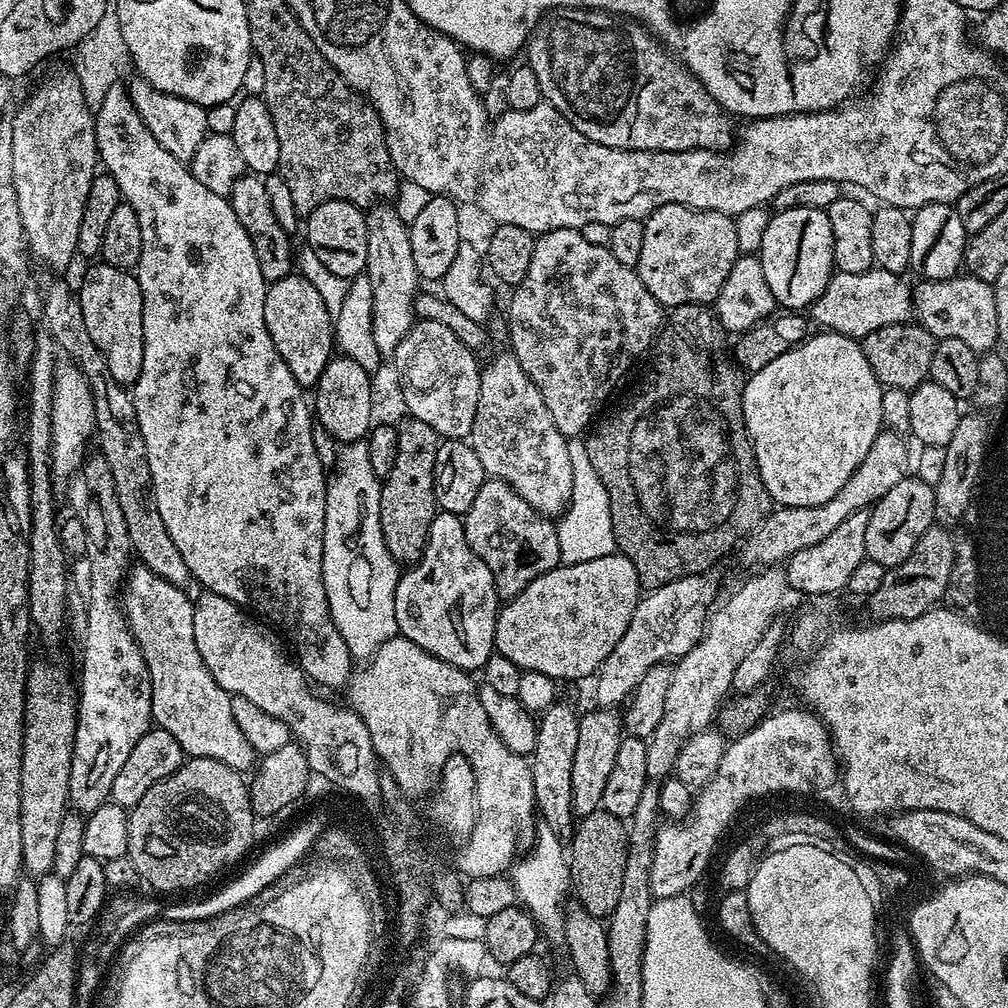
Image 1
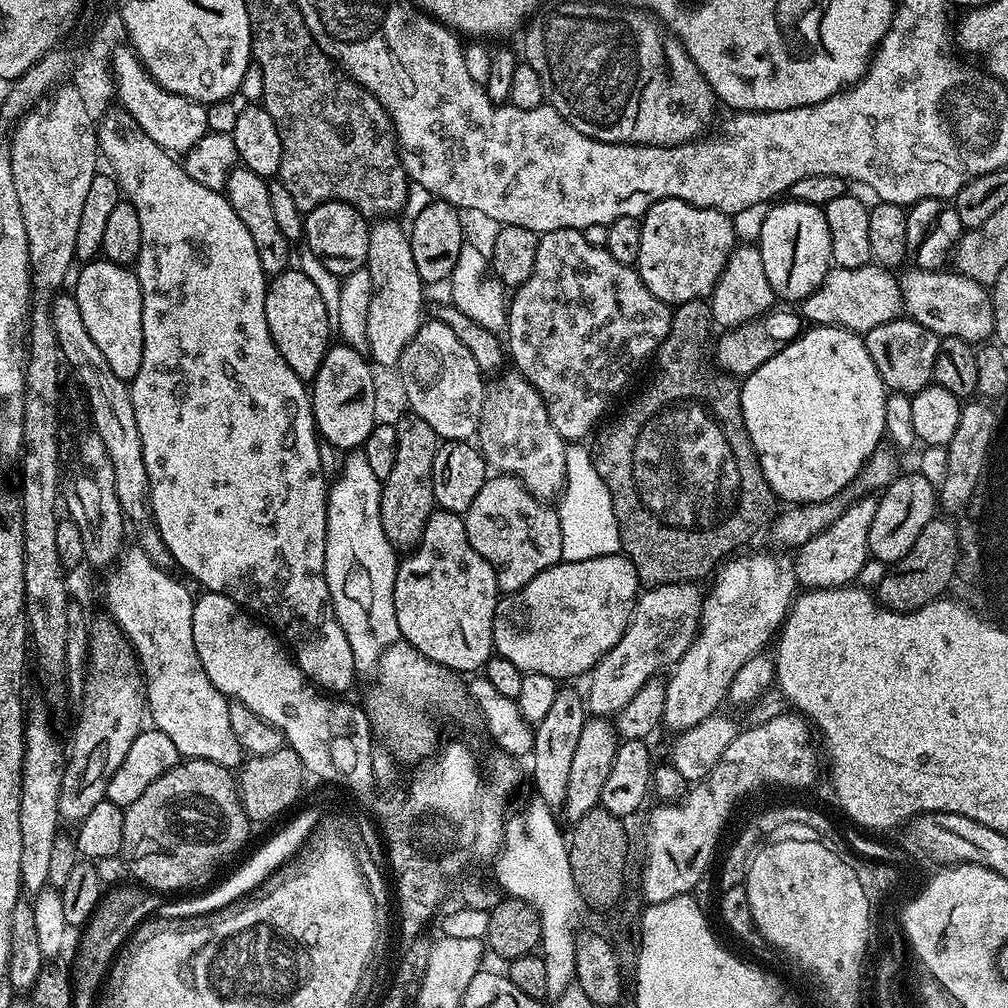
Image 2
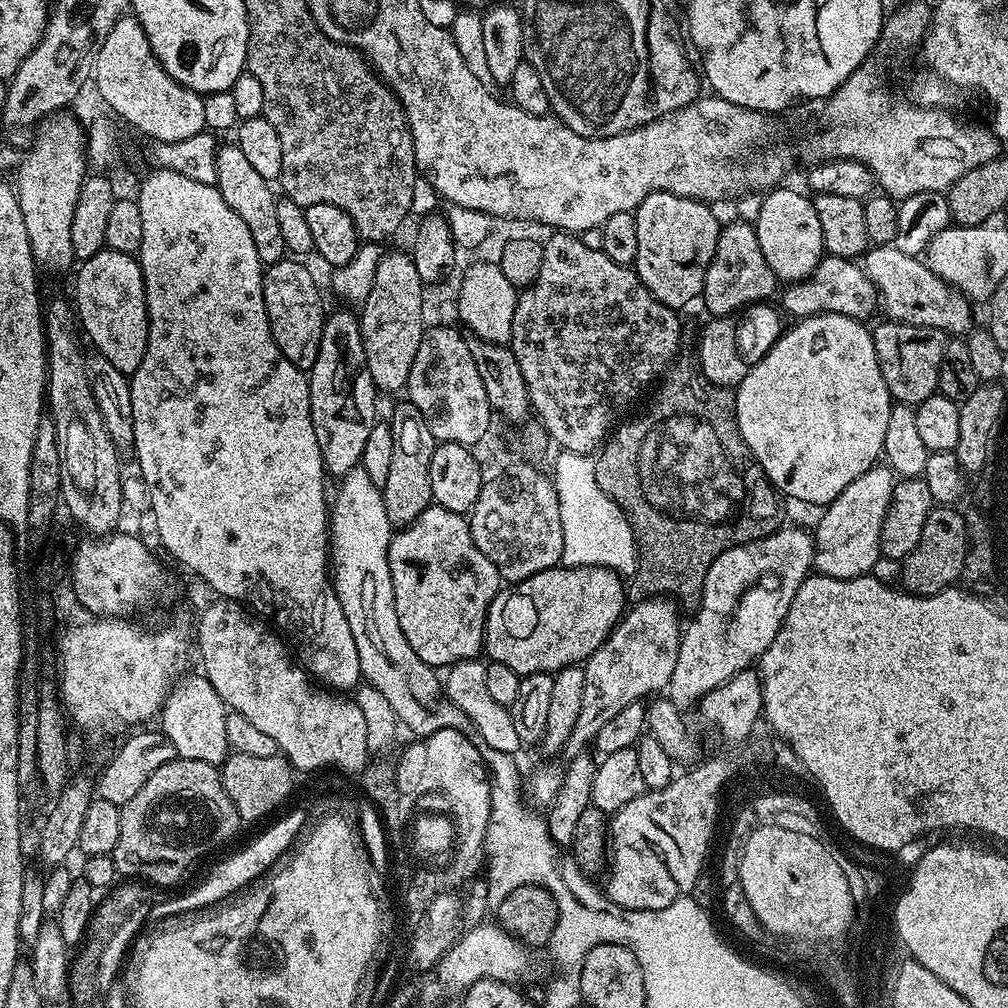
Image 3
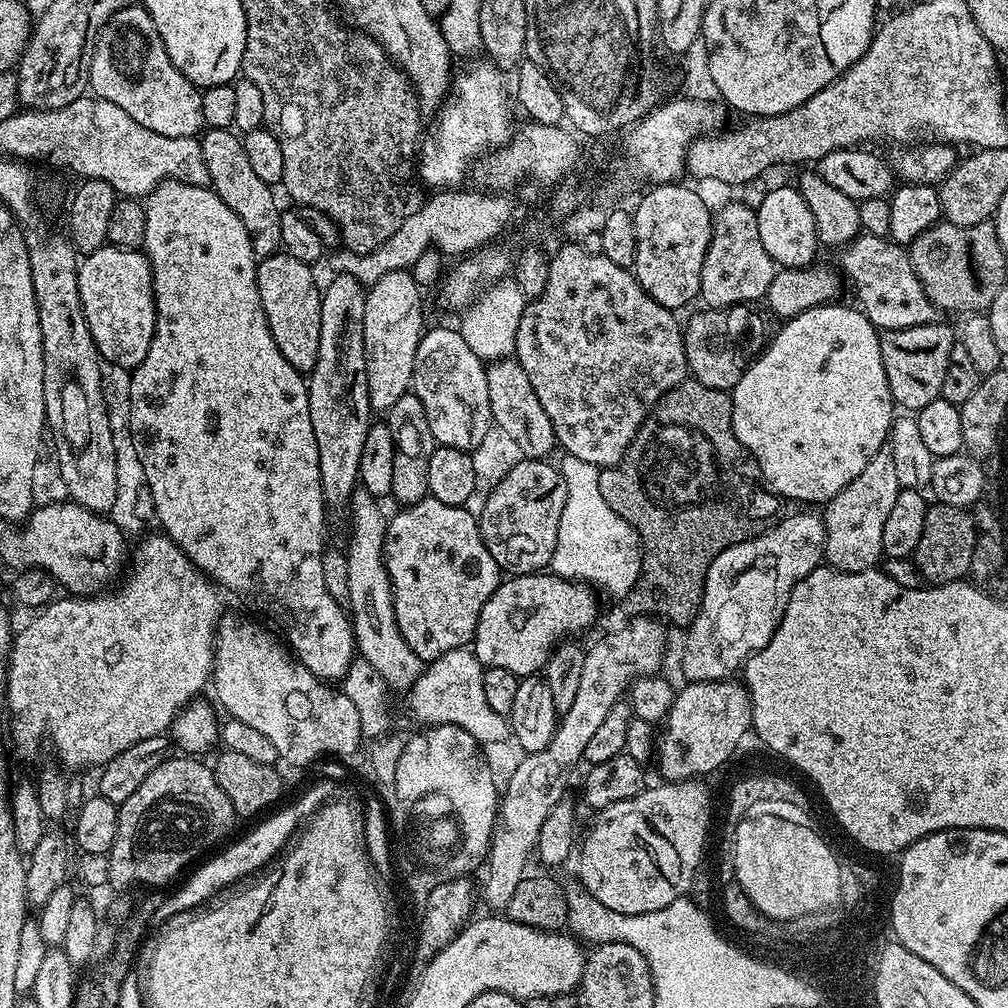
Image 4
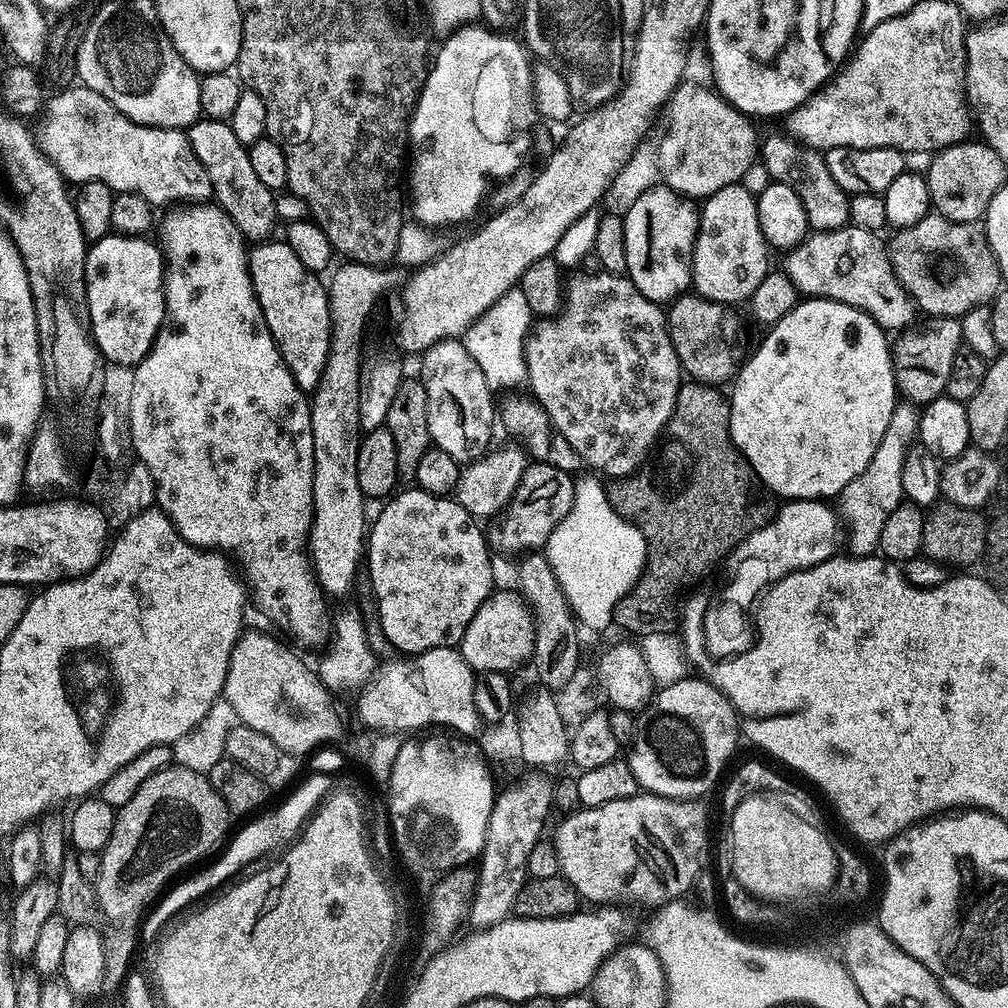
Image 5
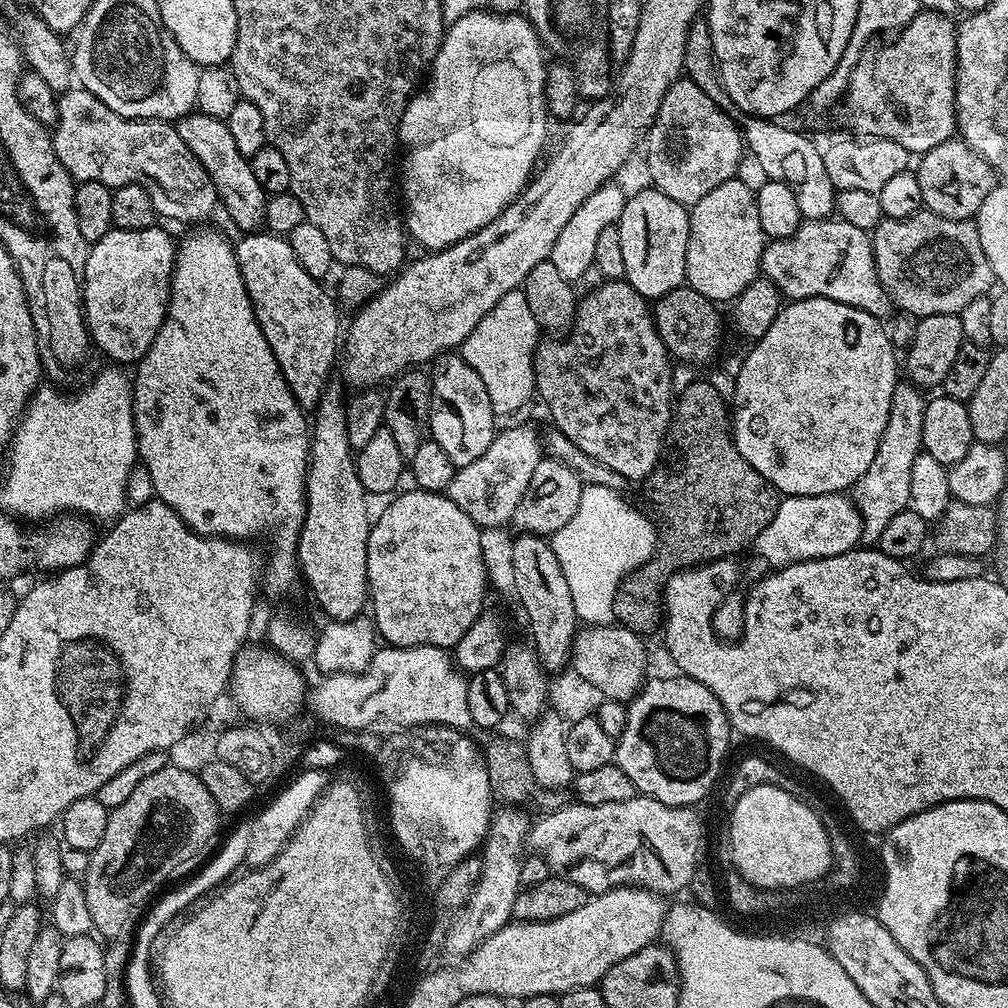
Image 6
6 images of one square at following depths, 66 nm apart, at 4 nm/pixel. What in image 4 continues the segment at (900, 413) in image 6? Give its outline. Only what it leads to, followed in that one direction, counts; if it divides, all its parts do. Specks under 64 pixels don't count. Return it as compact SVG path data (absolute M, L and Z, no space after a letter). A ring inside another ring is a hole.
M882 450L874 454L870 462L866 462L866 470L862 470L854 482L847 484L836 497L828 501L822 519L826 534L824 554L831 567L840 568L843 572L861 572L881 563L884 556L882 526L886 526L886 518L900 489L894 471L894 458L888 450Z

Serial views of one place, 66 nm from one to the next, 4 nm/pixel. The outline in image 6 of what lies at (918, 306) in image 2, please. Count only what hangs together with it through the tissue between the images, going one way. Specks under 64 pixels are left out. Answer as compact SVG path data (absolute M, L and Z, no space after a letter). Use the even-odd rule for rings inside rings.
M839 218L827 220L804 220L794 234L785 240L773 240L765 243L760 271L763 279L771 280L789 301L809 300L812 296L821 296L834 302L842 302L846 306L861 308L874 317L884 318L890 305L890 296L886 291L880 273L876 267L876 255L872 249L871 235L858 226L850 226L850 222Z

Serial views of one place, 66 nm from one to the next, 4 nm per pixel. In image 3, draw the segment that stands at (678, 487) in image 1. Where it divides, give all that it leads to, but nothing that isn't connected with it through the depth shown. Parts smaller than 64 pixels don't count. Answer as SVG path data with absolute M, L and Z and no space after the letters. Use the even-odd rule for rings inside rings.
M673 367L663 377L662 383L655 389L657 392L656 397L652 400L652 405L641 416L634 417L635 415L633 415L631 418L625 419L604 441L595 457L596 477L598 478L598 486L602 486L604 493L624 511L624 517L630 522L638 553L638 567L634 573L634 580L640 583L644 594L651 594L656 598L681 596L684 600L696 602L699 601L703 593L706 574L710 570L714 558L718 558L723 552L734 546L748 544L751 540L760 540L763 536L769 536L771 532L775 532L777 528L781 527L781 497L768 481L768 476L762 470L760 463L757 462L756 455L746 446L746 442L742 438L740 427L736 421L735 391L712 384L704 377L704 373L700 371L699 367L675 368Z

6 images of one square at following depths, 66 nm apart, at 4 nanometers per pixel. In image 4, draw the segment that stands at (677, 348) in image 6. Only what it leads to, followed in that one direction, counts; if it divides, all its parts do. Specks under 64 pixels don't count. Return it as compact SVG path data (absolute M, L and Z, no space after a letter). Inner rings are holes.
M734 304L730 308L696 312L688 324L686 320L682 331L691 379L723 392L739 385L740 376L748 369L750 361L766 347L764 320L754 309L752 304Z

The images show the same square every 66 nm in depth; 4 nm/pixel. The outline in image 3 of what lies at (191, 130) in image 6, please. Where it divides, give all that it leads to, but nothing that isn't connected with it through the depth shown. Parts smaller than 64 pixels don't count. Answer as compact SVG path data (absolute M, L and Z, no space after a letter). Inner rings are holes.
M235 142L221 143L216 149L216 189L226 198L226 206L246 222L250 238L254 238L254 250L258 250L260 263L267 266L285 259L286 253L282 242L282 229L278 226L277 193L272 193L273 185L262 174L250 166L250 161L242 155L242 150Z

